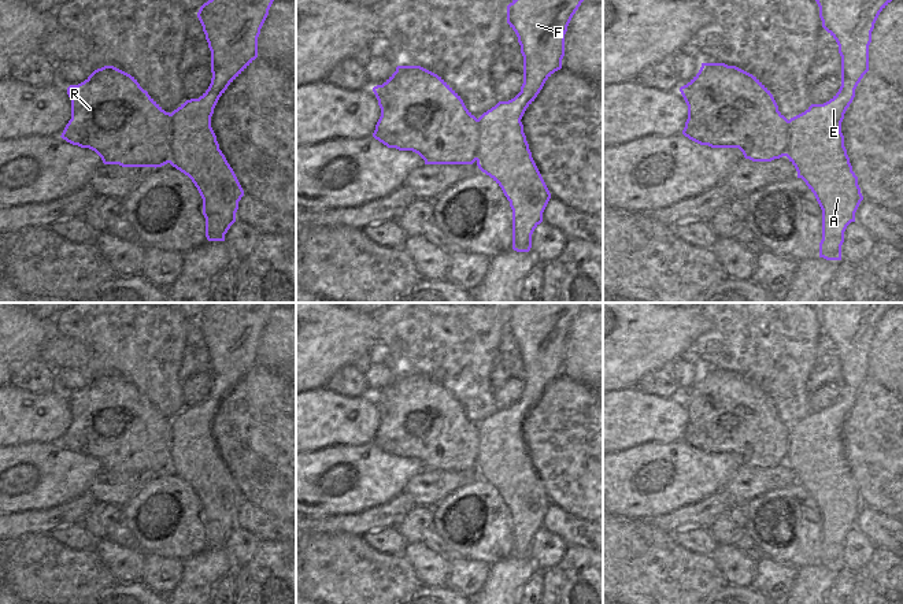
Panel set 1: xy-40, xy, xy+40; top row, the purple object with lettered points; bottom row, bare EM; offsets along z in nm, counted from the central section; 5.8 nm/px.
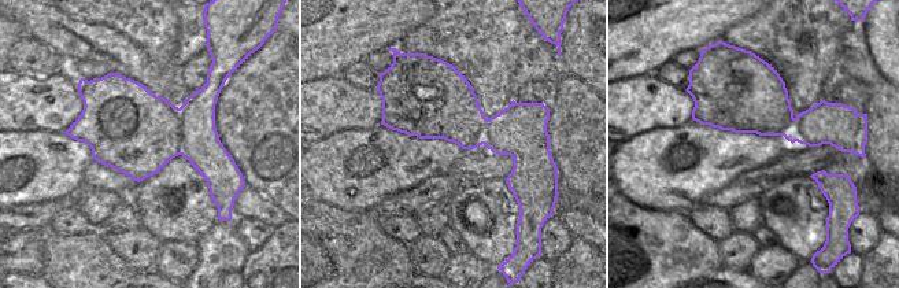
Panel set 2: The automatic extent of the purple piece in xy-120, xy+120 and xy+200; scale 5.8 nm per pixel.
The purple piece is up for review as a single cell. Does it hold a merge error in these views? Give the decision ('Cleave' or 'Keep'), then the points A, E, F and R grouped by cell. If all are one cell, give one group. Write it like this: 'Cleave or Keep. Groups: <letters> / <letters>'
Cleave. Groups: A E F / R.

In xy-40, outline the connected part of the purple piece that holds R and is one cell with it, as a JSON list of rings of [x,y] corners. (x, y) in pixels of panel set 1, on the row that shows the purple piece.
[[[104,66],[84,82],[70,85],[71,119],[62,138],[95,151],[104,164],[162,167],[173,159],[173,114],[166,112],[130,74]]]

